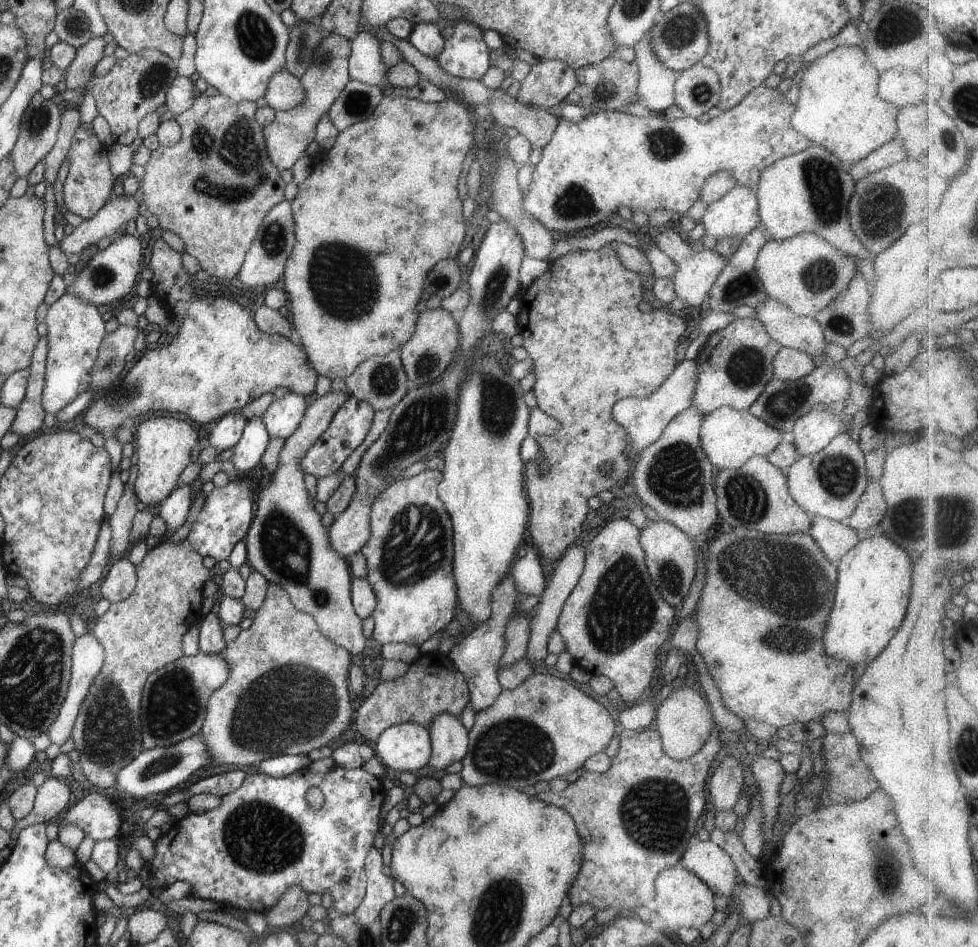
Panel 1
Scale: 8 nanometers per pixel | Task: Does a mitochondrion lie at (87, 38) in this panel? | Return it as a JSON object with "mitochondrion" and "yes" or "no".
{"mitochondrion":"no"}

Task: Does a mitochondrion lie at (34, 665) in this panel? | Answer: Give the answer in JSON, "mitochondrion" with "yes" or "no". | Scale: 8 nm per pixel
{"mitochondrion":"yes"}

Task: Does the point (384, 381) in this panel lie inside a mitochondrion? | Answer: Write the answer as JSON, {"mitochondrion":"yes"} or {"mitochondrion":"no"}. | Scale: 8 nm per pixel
{"mitochondrion":"yes"}

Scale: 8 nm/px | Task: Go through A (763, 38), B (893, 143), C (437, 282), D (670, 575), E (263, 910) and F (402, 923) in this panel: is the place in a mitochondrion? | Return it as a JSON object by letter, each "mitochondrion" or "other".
{"A":"other","B":"other","C":"mitochondrion","D":"mitochondrion","E":"other","F":"mitochondrion"}

